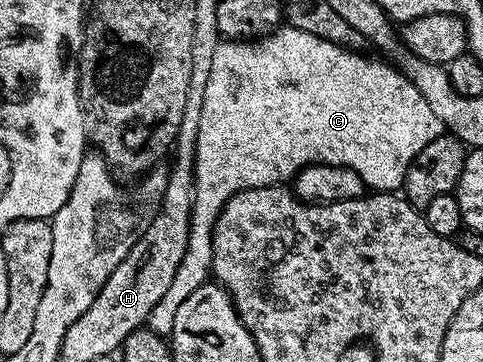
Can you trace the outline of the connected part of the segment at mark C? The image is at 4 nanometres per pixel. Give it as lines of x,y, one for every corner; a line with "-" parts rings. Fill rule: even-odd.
286,24
262,35
258,40
220,41
217,52
213,56
213,68
209,68
209,80
205,84
205,100
201,112
201,128
197,132
195,194
191,197
191,223
189,224
187,251
173,276
173,282
169,284
169,292
165,292
165,296
161,296
157,308
153,308
151,313
149,326
156,334
160,336
170,335
173,320
177,316
177,308
181,308
181,303
192,292
197,292
197,288
201,288
204,282
208,281
211,274
211,261
213,260
211,229
215,226
217,216
234,194
249,188
265,188
266,186
286,183
288,180
294,179
300,170
318,162
353,168
353,172
357,172
357,176
361,176
364,187
370,188
372,191
395,192
402,187
407,169
411,166
411,161
417,156
417,152
421,152
421,148
425,148
425,144
429,144
429,140
437,140
437,136
444,133
441,120
437,120
433,108
429,108
429,104
425,104
425,96
421,96
421,92
417,92
417,88
413,88
413,84
404,74
398,73
394,65
382,64
383,66
378,66
373,59
363,57
367,56
353,50
346,50
344,46
335,46
329,40
321,40
309,32
301,32
297,28

